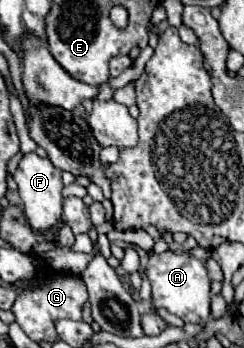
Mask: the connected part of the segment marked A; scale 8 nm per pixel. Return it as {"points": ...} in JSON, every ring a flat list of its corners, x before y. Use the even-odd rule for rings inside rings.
{"points":[[165,250,161,254,151,252,147,262,147,280,151,284,151,304,153,308,165,308,169,314,179,316,183,322,205,326,211,318,209,314,209,286,207,268,201,260,189,254,189,250,173,252]]}

